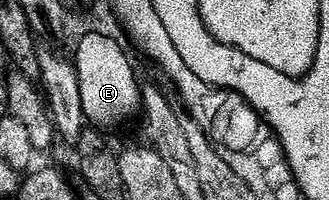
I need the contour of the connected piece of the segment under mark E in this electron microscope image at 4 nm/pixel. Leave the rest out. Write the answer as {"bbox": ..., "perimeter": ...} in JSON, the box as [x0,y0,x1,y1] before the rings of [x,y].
{"bbox":[74,31,142,128],"perimeter":[[[92,31],[80,39],[74,54],[78,73],[78,89],[82,89],[84,118],[93,128],[116,127],[142,111],[142,83],[136,80],[136,71],[126,52],[116,39]]]}

